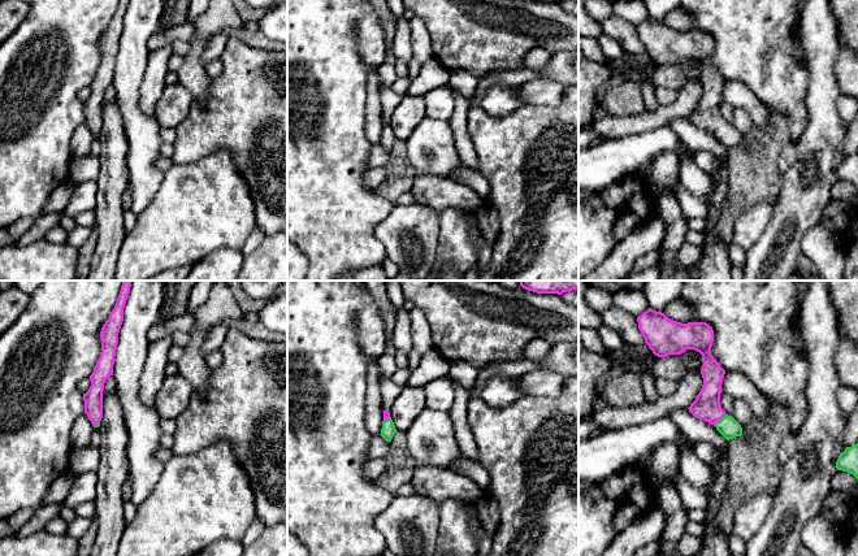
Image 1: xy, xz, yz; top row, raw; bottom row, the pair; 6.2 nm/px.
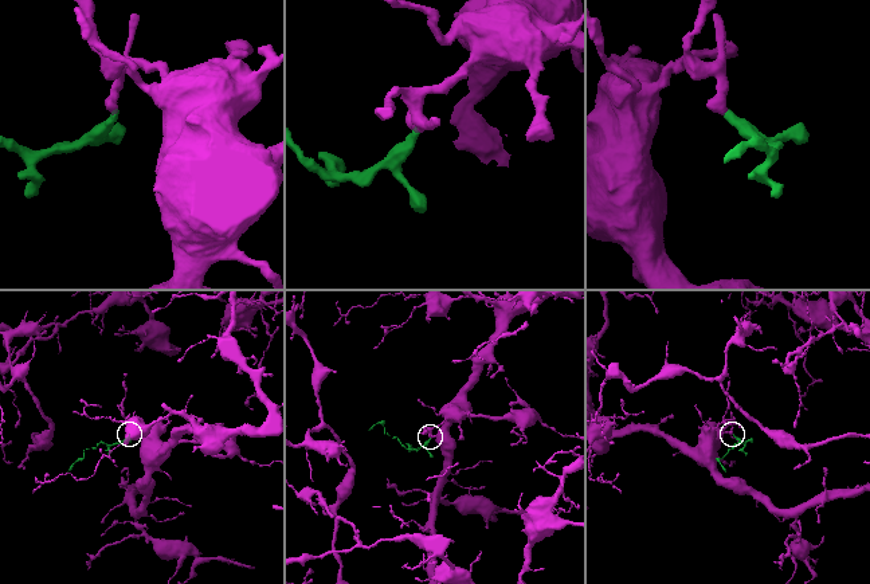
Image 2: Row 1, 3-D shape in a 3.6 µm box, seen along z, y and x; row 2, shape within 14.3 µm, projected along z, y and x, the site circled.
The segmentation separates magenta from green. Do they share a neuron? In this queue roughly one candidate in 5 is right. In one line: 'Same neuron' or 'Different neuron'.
Same neuron

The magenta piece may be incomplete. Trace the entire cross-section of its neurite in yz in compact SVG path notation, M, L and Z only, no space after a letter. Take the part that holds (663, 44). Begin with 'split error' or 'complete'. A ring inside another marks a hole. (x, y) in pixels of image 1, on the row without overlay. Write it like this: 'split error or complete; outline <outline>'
split error; outline M651 17L638 25L637 31L645 52L658 66L681 64L685 58L694 58L702 64L703 94L688 118L696 127L714 134L727 149L741 145L741 134L720 114L725 79L711 64L712 36L706 31L681 32Z

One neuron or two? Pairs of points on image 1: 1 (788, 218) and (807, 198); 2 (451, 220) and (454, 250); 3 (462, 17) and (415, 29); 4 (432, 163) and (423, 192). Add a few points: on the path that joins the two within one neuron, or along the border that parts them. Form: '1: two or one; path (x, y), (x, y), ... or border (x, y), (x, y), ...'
1: one; path (793, 213), (802, 203)
2: one; path (454, 227), (454, 242)
3: two; border (415, 14), (425, 24), (433, 56)
4: two; border (416, 174), (436, 174), (453, 179)

